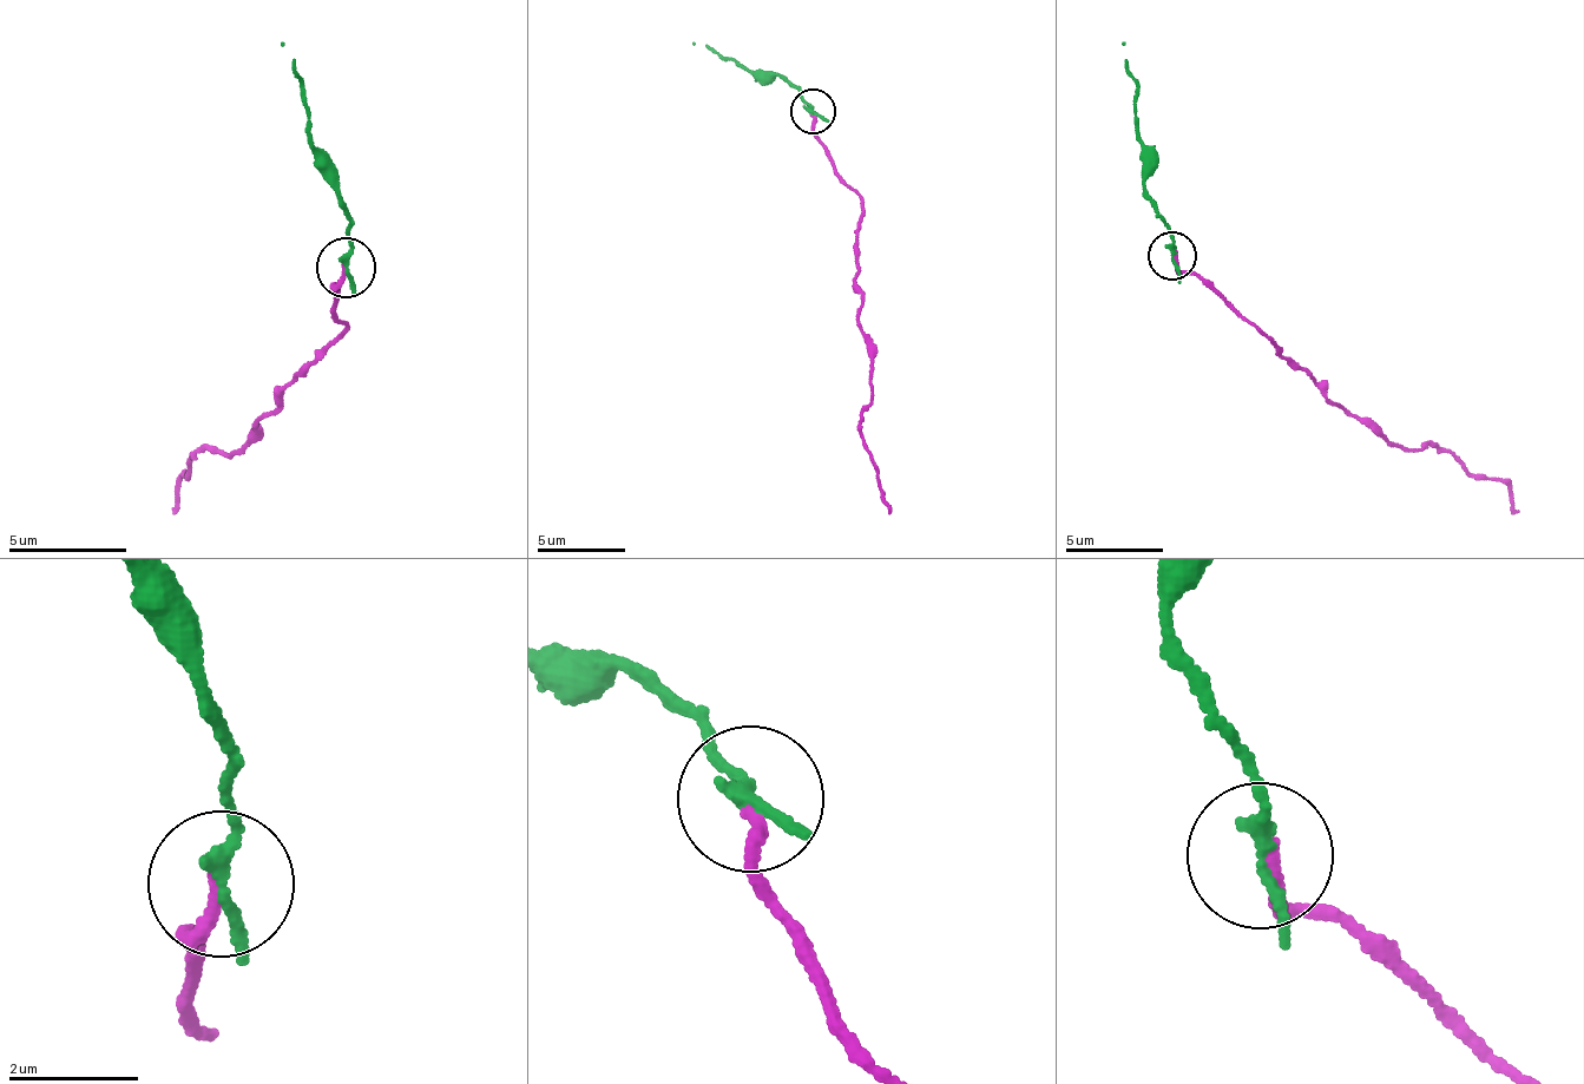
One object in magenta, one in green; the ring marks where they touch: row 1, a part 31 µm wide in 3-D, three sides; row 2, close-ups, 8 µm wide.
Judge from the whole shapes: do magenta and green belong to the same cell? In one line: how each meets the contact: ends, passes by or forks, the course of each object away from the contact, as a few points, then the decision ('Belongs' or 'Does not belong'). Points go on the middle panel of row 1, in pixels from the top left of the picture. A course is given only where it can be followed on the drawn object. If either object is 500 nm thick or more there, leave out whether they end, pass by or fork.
At the ring magenta ends. At the ring green passes by. Course of magenta: (812, 112), (814, 139), (865, 212), (858, 317), (872, 389), (861, 425), (889, 512). Course of green: (812, 112), (771, 71), (749, 69), (695, 44). Does not belong

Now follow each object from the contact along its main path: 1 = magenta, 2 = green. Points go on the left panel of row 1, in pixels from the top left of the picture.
1: (344, 265), (329, 287), (340, 341), (247, 444), (198, 448), (190, 477), (178, 473), (172, 514)
2: (344, 265), (349, 237), (337, 201), (337, 172), (315, 152), (304, 79), (283, 44)

